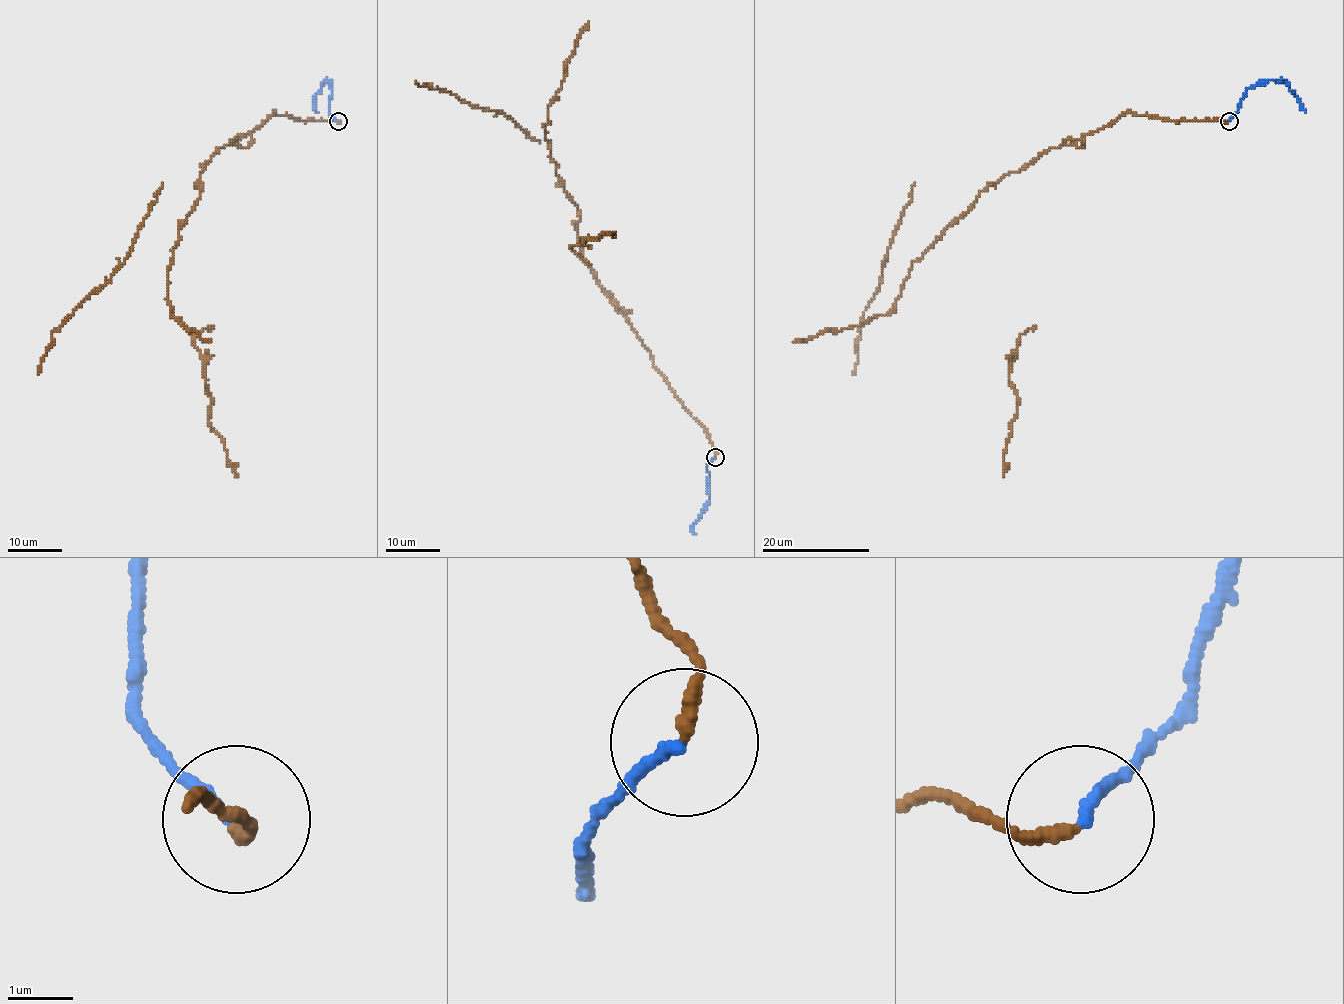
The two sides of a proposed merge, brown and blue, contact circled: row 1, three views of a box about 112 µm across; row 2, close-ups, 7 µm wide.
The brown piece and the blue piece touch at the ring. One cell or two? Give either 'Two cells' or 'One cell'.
One cell

